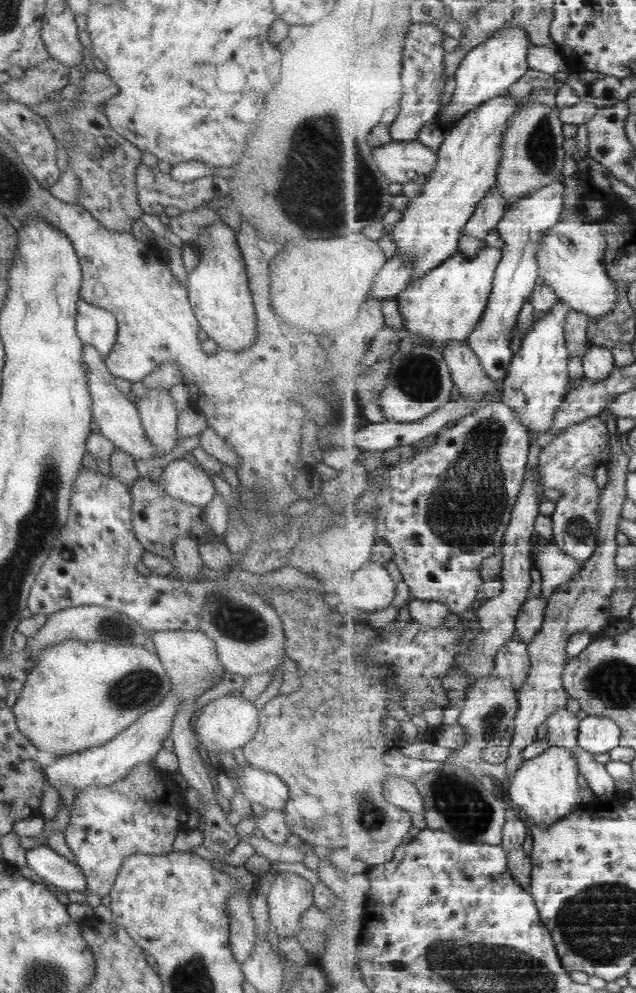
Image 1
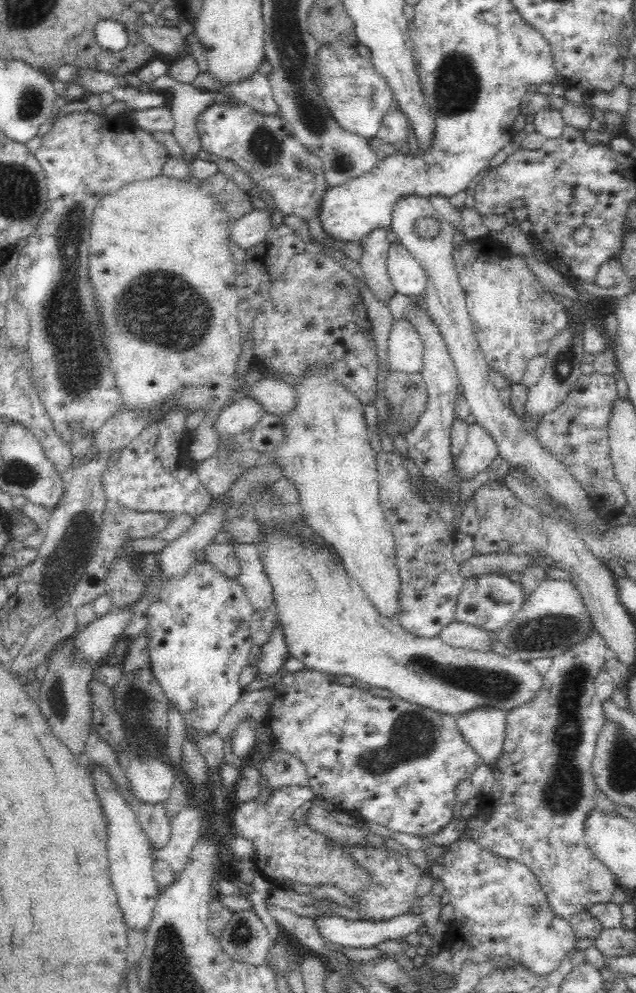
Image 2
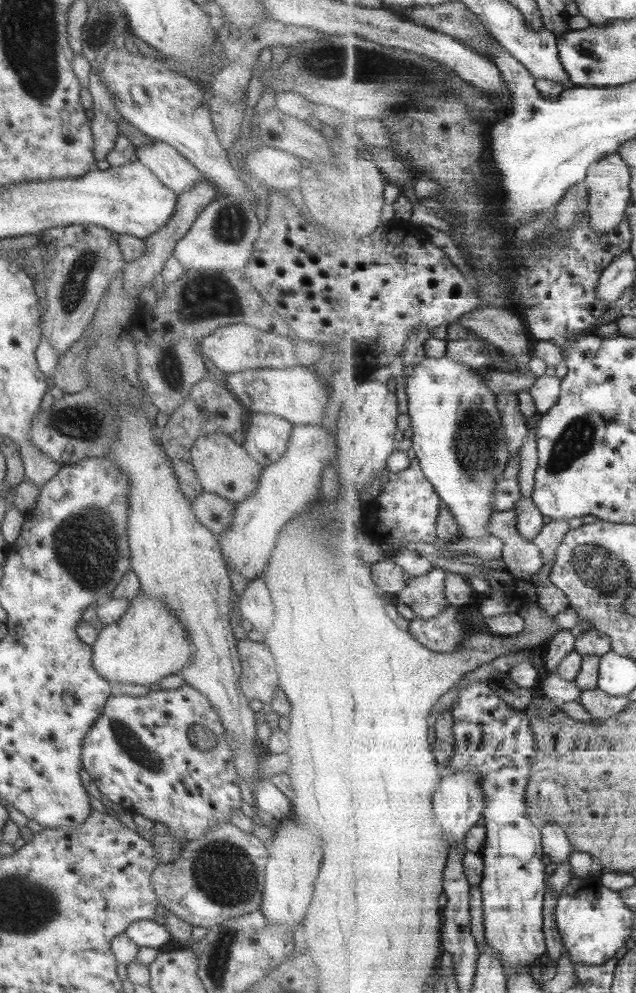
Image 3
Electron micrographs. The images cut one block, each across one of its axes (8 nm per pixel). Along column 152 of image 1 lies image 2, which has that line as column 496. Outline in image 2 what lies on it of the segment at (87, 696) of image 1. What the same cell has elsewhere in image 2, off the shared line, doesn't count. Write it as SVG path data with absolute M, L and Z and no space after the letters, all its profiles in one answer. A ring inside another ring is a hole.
M270 482L268 484L260 484L260 486L252 488L252 492L246 494L243 503L246 505L245 516L251 522L257 522L259 524L259 540L254 543L258 543L258 547L260 547L258 555L260 555L260 561L264 565L264 573L268 575L268 581L272 585L273 608L277 614L277 621L280 623L280 627L282 627L282 633L284 633L284 643L286 643L288 654L302 662L306 669L324 672L336 677L348 675L358 678L360 682L369 684L370 688L386 688L386 690L390 690L394 696L402 700L406 700L412 704L419 704L420 706L430 708L442 714L450 714L454 717L462 714L462 712L468 712L472 708L478 708L478 706L489 706L490 708L498 708L508 712L510 709L526 704L532 696L536 696L536 692L542 688L543 676L536 670L533 670L533 667L527 664L526 661L508 659L500 654L494 653L494 651L476 651L462 647L453 647L446 644L439 636L434 638L420 638L418 635L404 630L398 620L390 620L382 617L378 613L378 609L372 605L370 599L368 599L366 593L362 590L359 582L349 576L341 561L335 557L332 545L325 546L325 544L317 544L317 542L310 541L310 539L306 539L302 535L300 528L302 526L308 526L305 516L303 516L299 507L287 506L279 502L277 498L273 498L271 496L272 485L273 483Z

